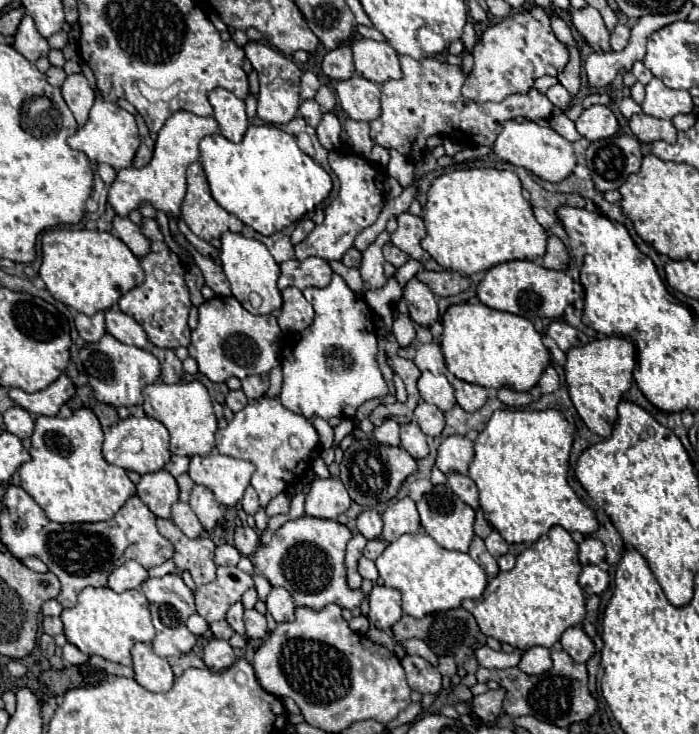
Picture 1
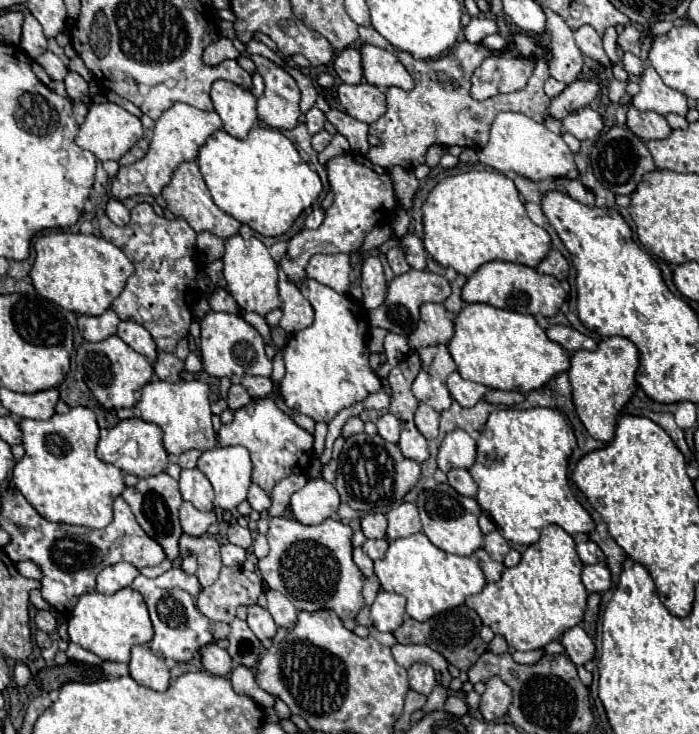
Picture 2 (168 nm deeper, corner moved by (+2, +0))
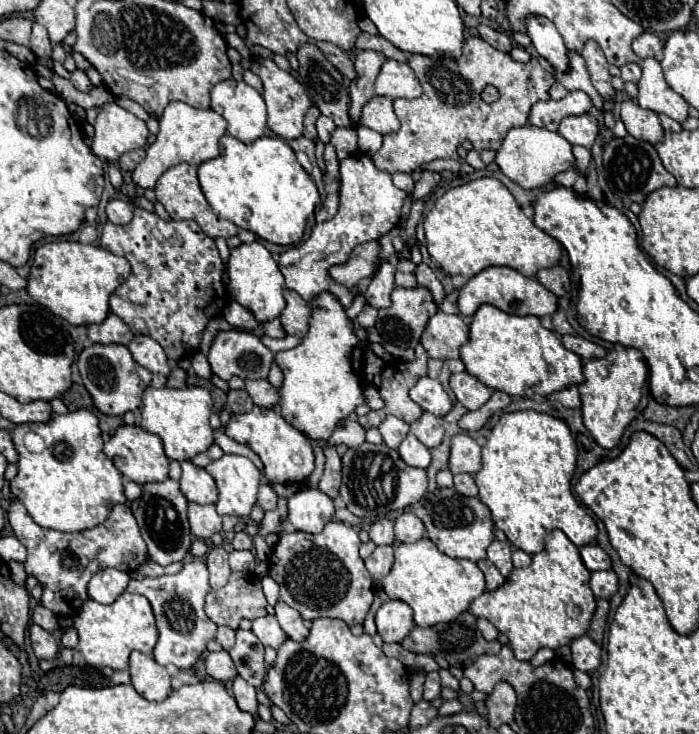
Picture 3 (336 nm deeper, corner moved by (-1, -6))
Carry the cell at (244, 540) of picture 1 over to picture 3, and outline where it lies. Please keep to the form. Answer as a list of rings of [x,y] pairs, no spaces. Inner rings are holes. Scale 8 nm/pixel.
[[[237,532],[231,544],[233,544],[235,550],[251,550],[253,548],[253,540],[247,532]]]

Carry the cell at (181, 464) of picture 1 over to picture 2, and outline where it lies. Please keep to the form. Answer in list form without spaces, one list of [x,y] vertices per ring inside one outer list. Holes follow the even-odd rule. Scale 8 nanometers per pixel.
[[[188,450],[178,456],[178,466],[180,468],[196,468],[196,460],[200,458],[200,450]]]

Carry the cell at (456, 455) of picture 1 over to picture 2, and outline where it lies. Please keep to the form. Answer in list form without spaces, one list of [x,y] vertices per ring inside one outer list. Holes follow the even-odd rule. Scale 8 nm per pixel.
[[[464,430],[450,432],[438,452],[438,468],[448,472],[452,468],[470,468],[476,460],[476,442]]]

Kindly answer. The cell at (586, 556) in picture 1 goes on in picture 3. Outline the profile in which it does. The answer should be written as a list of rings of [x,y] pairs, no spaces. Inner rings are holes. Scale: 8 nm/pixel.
[[[587,544],[587,546],[581,546],[579,552],[581,552],[581,558],[583,558],[583,564],[591,572],[595,572],[595,570],[609,570],[611,568],[611,558],[607,556],[607,552],[601,546]]]

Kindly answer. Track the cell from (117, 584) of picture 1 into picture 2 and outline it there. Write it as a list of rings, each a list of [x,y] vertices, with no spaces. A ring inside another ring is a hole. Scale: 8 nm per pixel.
[[[118,562],[118,564],[106,566],[96,576],[96,592],[100,592],[100,594],[114,594],[114,592],[130,586],[136,576],[138,576],[138,568],[134,568],[128,562]]]

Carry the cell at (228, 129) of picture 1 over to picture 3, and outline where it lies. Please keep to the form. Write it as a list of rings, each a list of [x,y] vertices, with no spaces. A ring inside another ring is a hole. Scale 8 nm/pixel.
[[[225,80],[211,90],[211,108],[227,120],[227,134],[251,144],[267,128],[267,108],[261,94],[245,82]]]

